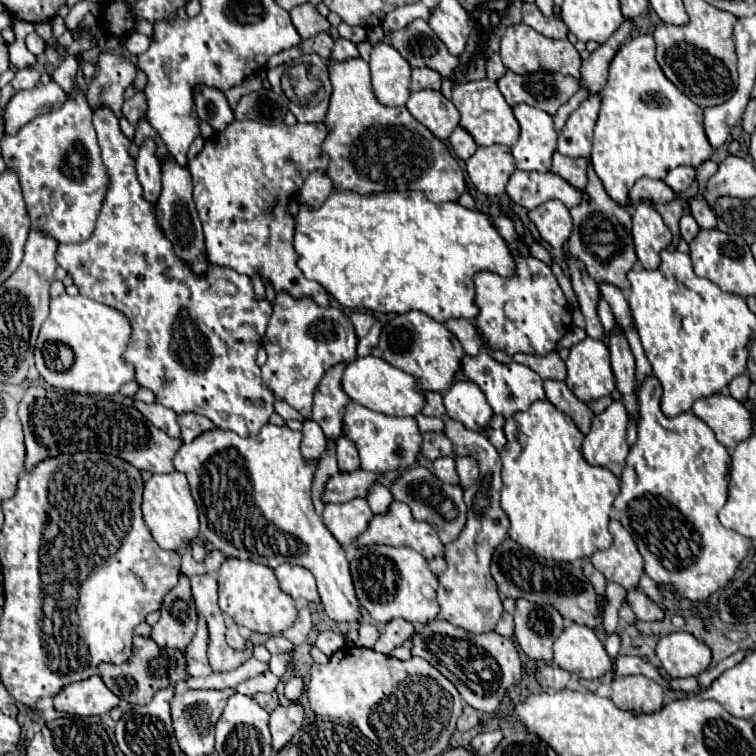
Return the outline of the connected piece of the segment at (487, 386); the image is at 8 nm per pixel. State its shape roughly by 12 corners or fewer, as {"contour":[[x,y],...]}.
{"contour":[[488,353],[464,357],[464,375],[478,383],[504,417],[546,399],[542,379],[520,363]]}

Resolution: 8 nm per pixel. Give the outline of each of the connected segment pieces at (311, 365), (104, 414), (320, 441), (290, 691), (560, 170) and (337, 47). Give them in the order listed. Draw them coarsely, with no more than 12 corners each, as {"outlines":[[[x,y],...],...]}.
{"outlines":[[[274,297],[262,385],[308,419],[330,367],[356,361],[342,309]],[[28,387],[26,471],[48,455],[112,453],[172,473],[182,439],[128,397]],[[312,419],[304,421],[302,457],[320,459],[326,449],[326,435]],[[298,675],[286,683],[284,697],[298,701],[302,689],[302,679]],[[556,151],[552,171],[578,189],[588,183],[588,161]],[[336,39],[330,59],[358,57],[356,45]]]}

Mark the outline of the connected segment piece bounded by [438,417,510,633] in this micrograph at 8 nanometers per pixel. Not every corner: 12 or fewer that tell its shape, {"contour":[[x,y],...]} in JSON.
{"contour":[[444,417],[456,457],[478,461],[468,523],[446,545],[438,617],[488,633],[504,611],[490,575],[508,539],[500,457],[484,433]]}

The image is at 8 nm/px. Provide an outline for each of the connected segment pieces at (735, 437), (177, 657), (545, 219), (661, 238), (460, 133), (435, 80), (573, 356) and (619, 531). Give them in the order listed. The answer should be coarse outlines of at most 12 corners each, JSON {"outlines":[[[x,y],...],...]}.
{"outlines":[[[730,395],[702,397],[692,413],[732,453],[752,435],[748,409]],[[134,635],[130,659],[100,663],[104,685],[132,705],[186,679],[182,651]],[[546,201],[528,217],[542,241],[564,247],[572,217],[564,203]],[[648,203],[632,211],[632,237],[644,269],[660,265],[672,233]],[[456,127],[450,135],[454,153],[468,159],[476,151],[474,137]],[[428,67],[412,69],[412,91],[440,91],[442,75]],[[586,337],[570,349],[566,385],[584,403],[616,389],[610,351]],[[612,519],[614,543],[590,561],[608,581],[632,589],[644,573],[632,535]]]}

